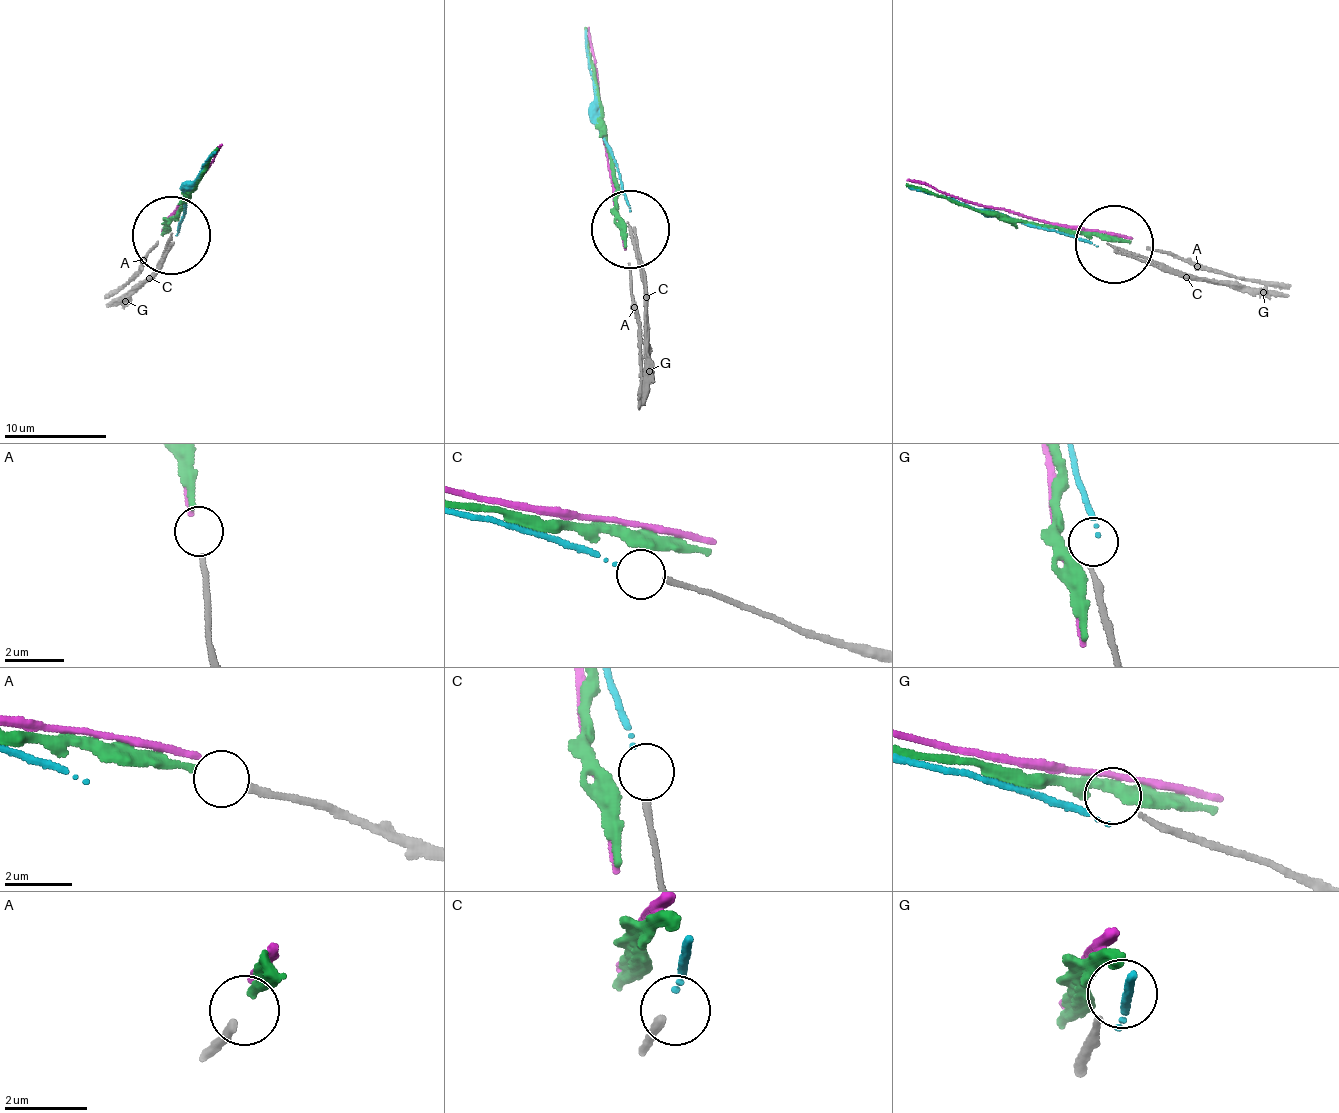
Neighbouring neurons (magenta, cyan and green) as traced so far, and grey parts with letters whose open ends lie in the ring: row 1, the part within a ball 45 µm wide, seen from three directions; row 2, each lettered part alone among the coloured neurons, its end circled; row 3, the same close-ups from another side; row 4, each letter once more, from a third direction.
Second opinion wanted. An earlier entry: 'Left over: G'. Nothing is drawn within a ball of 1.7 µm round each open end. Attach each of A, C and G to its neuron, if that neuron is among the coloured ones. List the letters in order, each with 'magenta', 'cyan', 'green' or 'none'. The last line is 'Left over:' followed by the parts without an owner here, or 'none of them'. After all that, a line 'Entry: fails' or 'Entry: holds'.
A: green
C: cyan
G: none
Left over: G
Entry: holds

